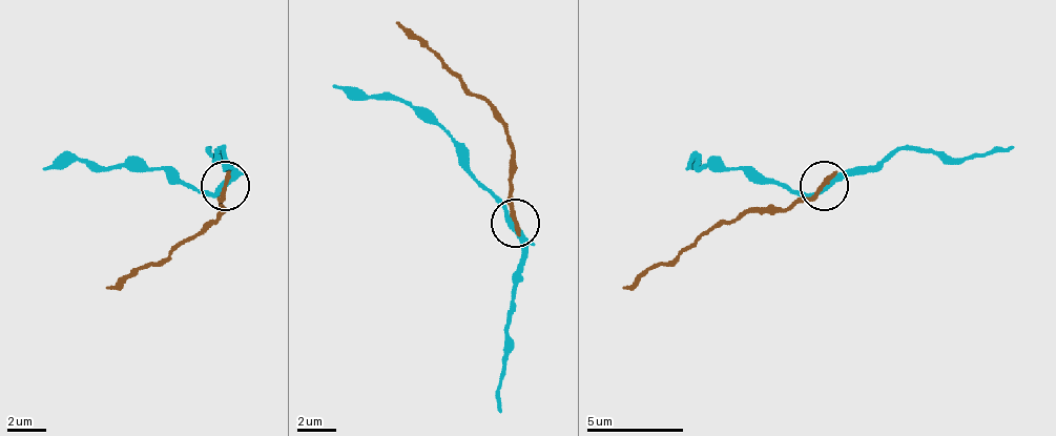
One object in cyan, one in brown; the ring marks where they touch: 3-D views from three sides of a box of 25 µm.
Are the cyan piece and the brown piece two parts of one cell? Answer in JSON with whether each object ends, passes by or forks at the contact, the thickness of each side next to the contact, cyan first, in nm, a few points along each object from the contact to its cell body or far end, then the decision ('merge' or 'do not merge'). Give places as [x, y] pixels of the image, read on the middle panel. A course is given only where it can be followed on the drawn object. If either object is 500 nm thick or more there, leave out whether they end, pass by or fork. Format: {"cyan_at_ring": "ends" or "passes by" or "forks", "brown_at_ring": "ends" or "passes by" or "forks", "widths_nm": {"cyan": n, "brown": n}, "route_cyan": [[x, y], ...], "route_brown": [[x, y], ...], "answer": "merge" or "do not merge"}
{"cyan_at_ring": "passes by", "brown_at_ring": "ends", "widths_nm": {"cyan": 320, "brown": 280}, "route_cyan": [[516, 222], [438, 125], [399, 101], [346, 96], [331, 86]], "route_brown": [[516, 222], [511, 144], [501, 120], [453, 71], [395, 23]], "answer": "do not merge"}

